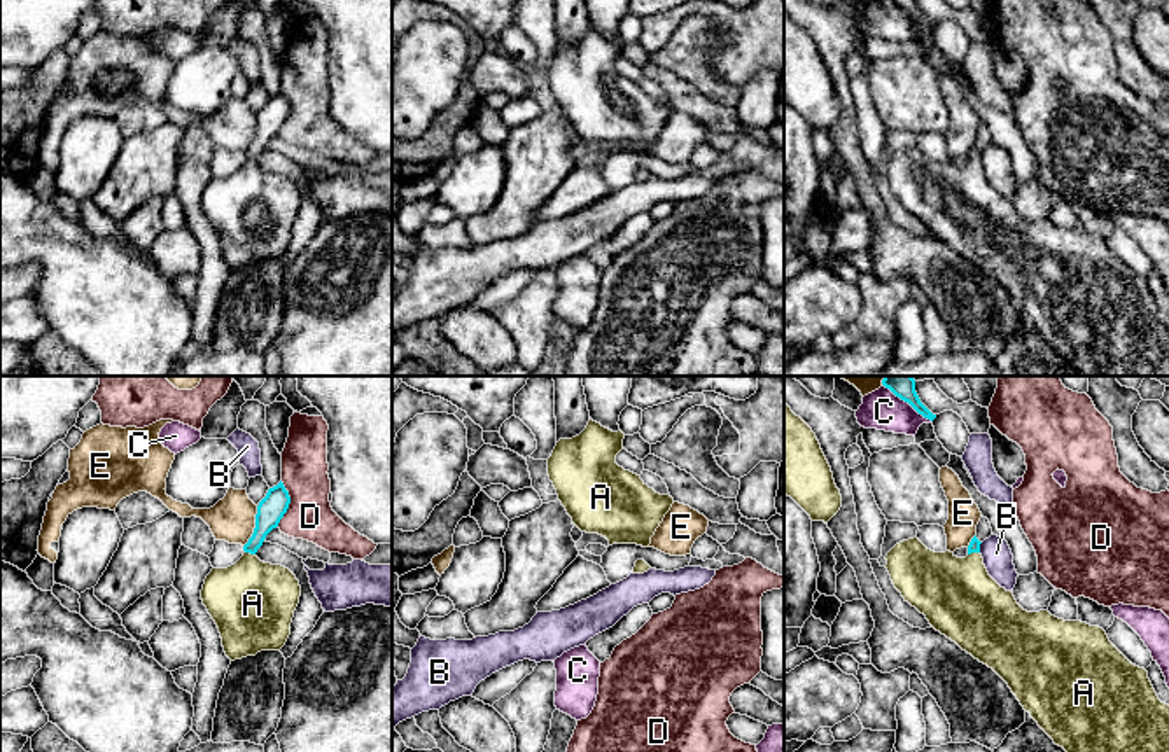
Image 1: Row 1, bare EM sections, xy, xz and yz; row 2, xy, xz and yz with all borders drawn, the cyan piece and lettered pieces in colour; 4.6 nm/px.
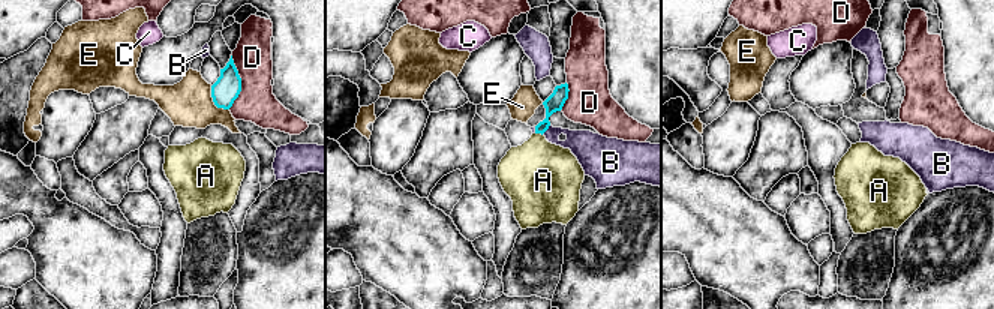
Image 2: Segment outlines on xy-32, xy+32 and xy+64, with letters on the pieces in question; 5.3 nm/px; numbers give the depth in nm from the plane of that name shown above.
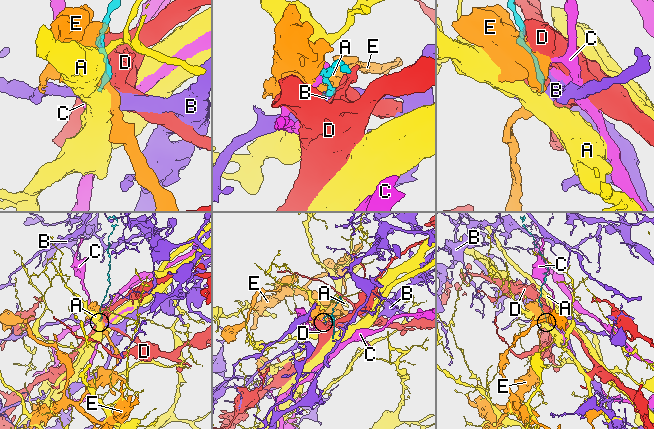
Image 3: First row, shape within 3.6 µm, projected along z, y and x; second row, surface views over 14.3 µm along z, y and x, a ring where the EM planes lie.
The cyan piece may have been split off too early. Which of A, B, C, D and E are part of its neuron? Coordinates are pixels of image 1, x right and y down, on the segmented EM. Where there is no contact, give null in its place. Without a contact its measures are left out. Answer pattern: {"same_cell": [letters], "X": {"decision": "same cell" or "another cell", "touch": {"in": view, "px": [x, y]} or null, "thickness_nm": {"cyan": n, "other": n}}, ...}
{"same_cell": ["A"], "A": {"decision": "same cell", "touch": {"in": "xy", "px": [251, 553]}, "thickness_nm": {"cyan": 120, "other": 380}}, "B": {"decision": "another cell", "touch": {"in": "yz", "px": [979, 548]}, "thickness_nm": {"cyan": 50, "other": 140}}, "C": {"decision": "another cell", "touch": {"in": "yz", "px": [909, 403]}, "thickness_nm": {"cyan": 130, "other": 180}}, "D": {"decision": "another cell", "touch": {"in": "xy", "px": [289, 502]}, "thickness_nm": {"cyan": 120, "other": 220}}, "E": {"decision": "another cell", "touch": {"in": "xy", "px": [256, 527]}, "thickness_nm": {"cyan": 120, "other": 200}}}

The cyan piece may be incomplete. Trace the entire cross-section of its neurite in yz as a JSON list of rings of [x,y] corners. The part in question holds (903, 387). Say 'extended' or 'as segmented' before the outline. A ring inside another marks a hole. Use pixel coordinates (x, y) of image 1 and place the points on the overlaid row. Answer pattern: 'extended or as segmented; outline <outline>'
as segmented; outline [[[884,376],[882,385],[889,388],[896,397],[908,402],[919,414],[928,420],[934,420],[933,414],[919,399],[915,392],[915,379],[912,376]]]

